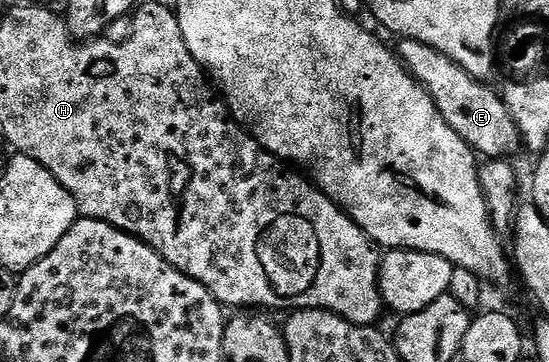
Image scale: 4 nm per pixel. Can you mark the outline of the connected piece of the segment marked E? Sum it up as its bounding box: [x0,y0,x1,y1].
[396,39,520,158]

